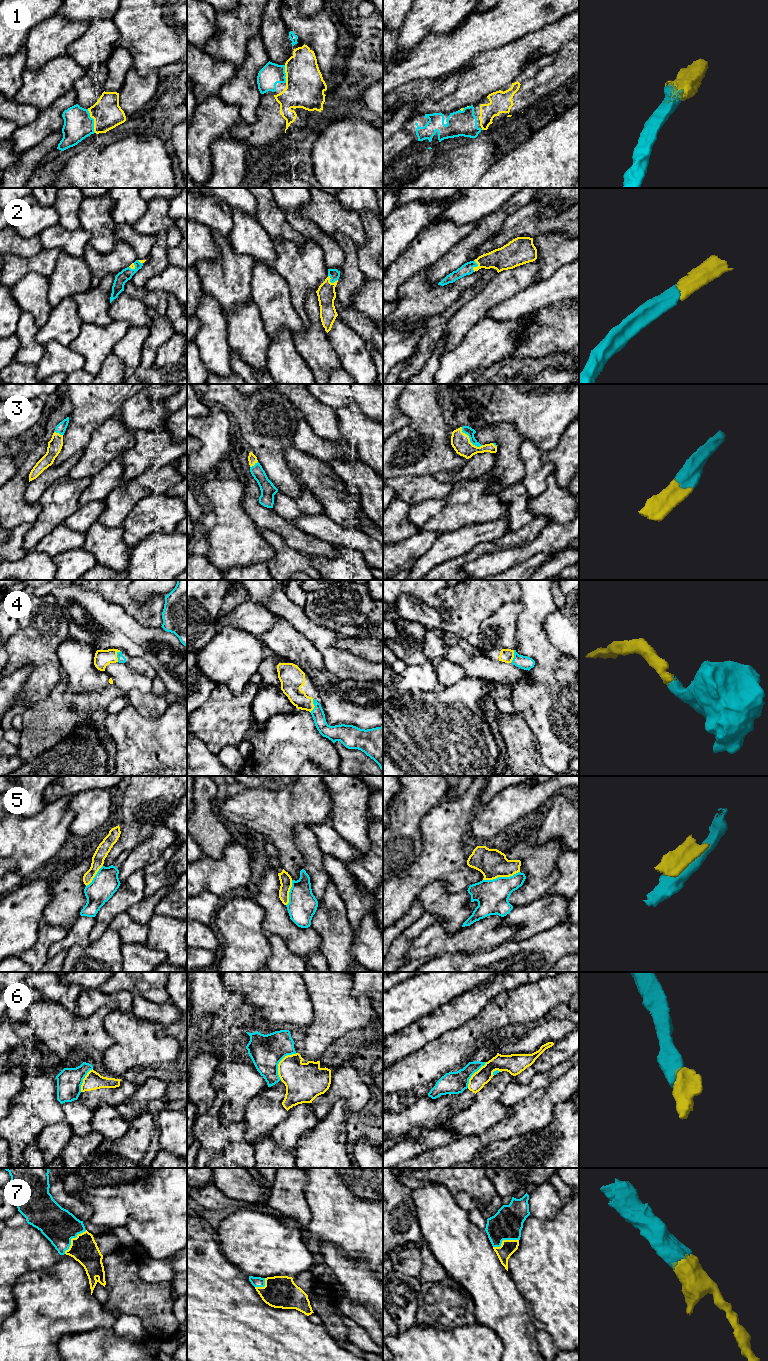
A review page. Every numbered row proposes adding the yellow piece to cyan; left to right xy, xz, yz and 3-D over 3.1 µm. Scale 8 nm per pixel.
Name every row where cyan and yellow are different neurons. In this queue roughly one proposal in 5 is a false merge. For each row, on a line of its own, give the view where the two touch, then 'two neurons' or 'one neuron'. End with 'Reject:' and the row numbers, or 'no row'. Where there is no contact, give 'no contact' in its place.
1: xy | one neuron
2: xz | one neuron
3: yz | one neuron
4: xz | one neuron
5: yz | two neurons
6: xz | two neurons
7: xy | one neuron
Reject: 5, 6

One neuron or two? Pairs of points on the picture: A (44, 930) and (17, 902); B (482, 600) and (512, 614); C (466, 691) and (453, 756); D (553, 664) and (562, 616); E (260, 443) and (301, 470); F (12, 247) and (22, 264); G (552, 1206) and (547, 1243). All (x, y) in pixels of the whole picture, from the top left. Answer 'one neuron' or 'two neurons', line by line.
A: two neurons
B: two neurons
C: one neuron
D: two neurons
E: two neurons
F: two neurons
G: two neurons

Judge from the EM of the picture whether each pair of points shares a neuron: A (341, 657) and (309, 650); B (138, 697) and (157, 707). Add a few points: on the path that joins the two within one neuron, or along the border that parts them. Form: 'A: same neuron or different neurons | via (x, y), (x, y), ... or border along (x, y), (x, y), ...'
A: different neurons | border along (304, 635), (322, 655), (325, 667)
B: same neuron | via (143, 702), (152, 705)

